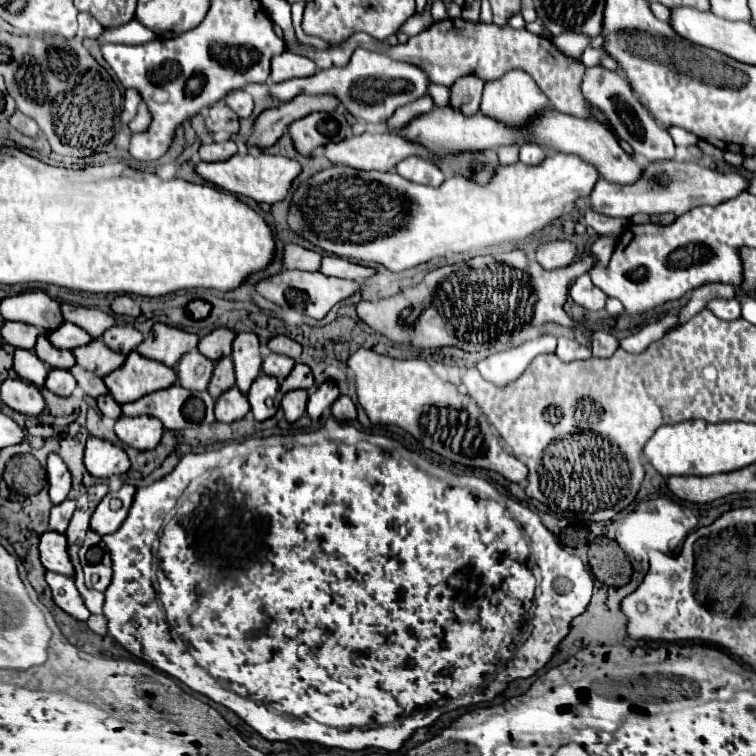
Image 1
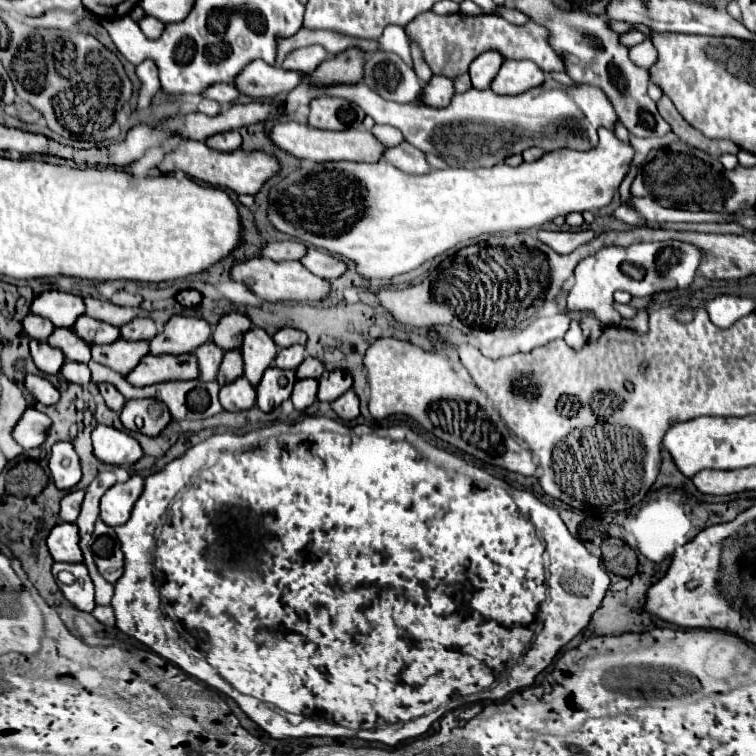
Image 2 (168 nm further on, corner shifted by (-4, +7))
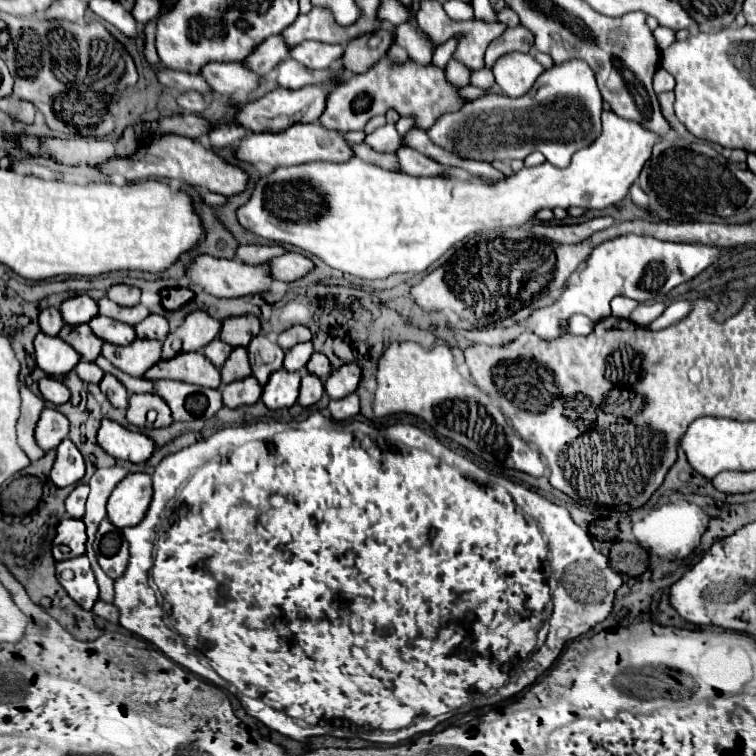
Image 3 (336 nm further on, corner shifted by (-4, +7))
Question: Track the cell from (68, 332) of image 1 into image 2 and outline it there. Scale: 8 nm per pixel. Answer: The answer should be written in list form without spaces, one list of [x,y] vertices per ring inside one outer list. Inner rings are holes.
[[[80,316],[72,326],[74,334],[80,336],[86,344],[110,344],[118,340],[118,328],[106,322],[98,322],[90,316]]]

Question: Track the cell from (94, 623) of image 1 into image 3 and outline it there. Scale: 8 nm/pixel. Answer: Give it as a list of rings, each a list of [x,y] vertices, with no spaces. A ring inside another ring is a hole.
[[[98,600],[98,602],[94,604],[92,612],[94,612],[94,614],[98,614],[100,618],[108,620],[108,622],[118,622],[118,608],[116,608],[114,604],[110,604],[110,602]]]

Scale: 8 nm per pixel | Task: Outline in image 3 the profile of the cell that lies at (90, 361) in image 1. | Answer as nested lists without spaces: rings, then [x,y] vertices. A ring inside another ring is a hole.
[[[136,338],[128,346],[104,344],[102,356],[106,356],[116,368],[130,376],[142,376],[156,362],[162,360],[162,342],[158,340],[140,340]]]

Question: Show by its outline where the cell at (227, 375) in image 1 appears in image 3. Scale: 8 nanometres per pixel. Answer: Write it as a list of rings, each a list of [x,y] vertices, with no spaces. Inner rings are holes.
[[[234,348],[226,364],[222,366],[222,384],[230,384],[234,380],[242,380],[252,374],[250,360],[248,360],[248,350],[246,348]]]

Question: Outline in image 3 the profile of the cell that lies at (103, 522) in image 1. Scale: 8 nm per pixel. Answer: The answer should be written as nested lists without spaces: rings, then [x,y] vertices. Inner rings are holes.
[[[136,472],[128,474],[108,500],[108,518],[116,528],[136,526],[152,502],[152,478]]]

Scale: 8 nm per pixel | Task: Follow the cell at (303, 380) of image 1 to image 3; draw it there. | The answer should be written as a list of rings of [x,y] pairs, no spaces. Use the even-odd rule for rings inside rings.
[[[314,354],[312,358],[310,358],[310,364],[306,364],[306,370],[310,372],[310,374],[316,374],[320,380],[326,380],[328,376],[330,376],[330,372],[332,372],[332,364],[330,364],[330,360],[324,356],[324,354]]]

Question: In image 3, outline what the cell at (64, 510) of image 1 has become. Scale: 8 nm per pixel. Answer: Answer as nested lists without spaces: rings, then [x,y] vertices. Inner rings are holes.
[[[78,484],[70,496],[66,498],[66,512],[72,516],[72,518],[82,518],[84,516],[84,504],[86,504],[86,498],[88,498],[88,484]]]

